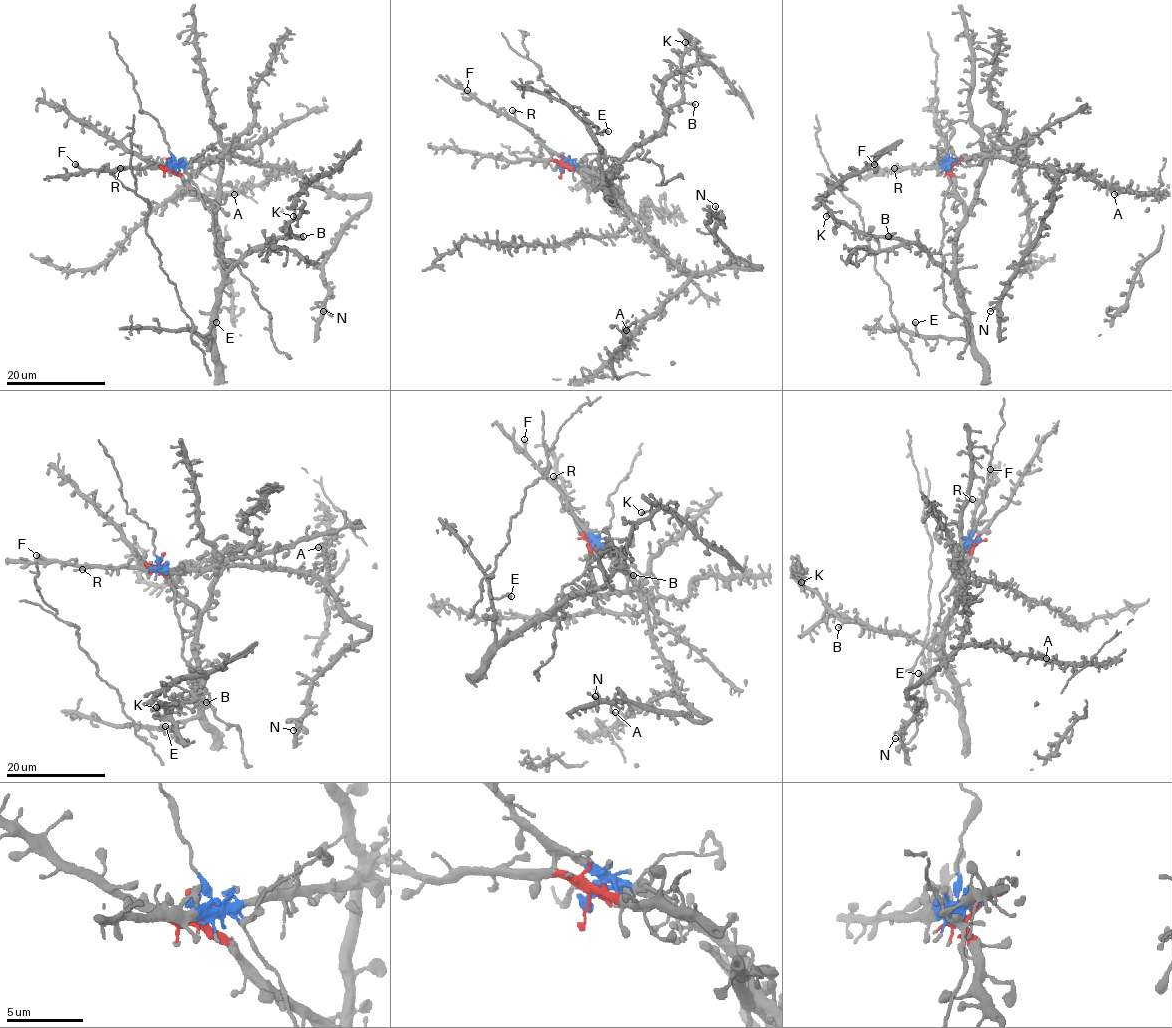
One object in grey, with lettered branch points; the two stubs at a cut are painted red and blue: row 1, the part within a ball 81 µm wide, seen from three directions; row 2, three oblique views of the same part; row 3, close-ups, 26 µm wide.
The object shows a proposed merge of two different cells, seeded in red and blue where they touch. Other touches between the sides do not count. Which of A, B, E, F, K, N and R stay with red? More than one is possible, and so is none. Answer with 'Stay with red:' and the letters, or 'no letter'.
Stay with red: B, E, K

